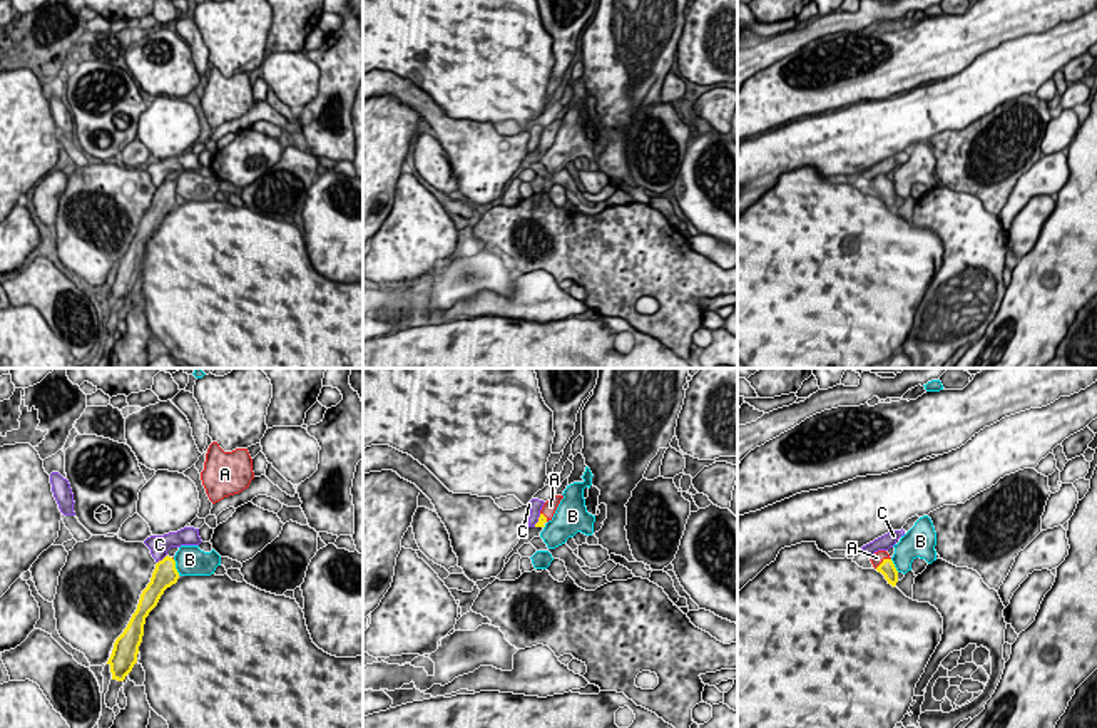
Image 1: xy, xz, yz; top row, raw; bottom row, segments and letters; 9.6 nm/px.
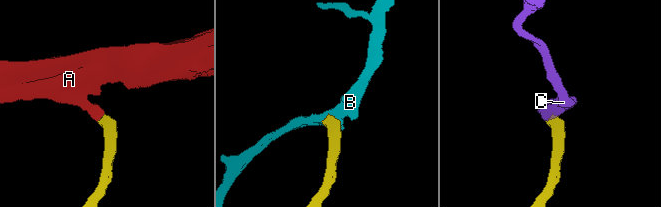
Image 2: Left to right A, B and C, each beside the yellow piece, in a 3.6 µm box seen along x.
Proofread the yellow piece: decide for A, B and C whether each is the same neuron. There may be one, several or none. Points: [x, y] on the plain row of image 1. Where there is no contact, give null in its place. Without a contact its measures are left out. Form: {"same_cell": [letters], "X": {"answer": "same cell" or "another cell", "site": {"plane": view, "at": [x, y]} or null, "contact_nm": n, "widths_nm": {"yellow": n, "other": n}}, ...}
{"same_cell": ["A"], "A": {"answer": "same cell", "site": {"plane": "yz", "at": [883, 186]}, "contact_nm": 190, "widths_nm": {"yellow": 160, "other": 120}}, "B": {"answer": "another cell", "site": {"plane": "xy", "at": [174, 193]}, "contact_nm": 170, "widths_nm": {"yellow": 240, "other": 280}}, "C": {"answer": "another cell", "site": {"plane": "xy", "at": [163, 184]}, "contact_nm": 130, "widths_nm": {"yellow": 240, "other": 190}}}

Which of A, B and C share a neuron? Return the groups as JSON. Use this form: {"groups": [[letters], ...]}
{"groups": [["A"], ["B"], ["C"]]}

